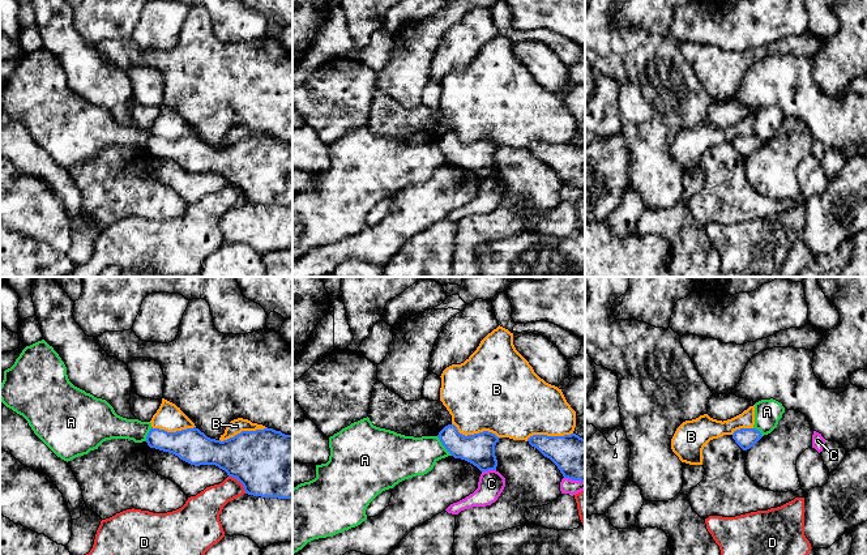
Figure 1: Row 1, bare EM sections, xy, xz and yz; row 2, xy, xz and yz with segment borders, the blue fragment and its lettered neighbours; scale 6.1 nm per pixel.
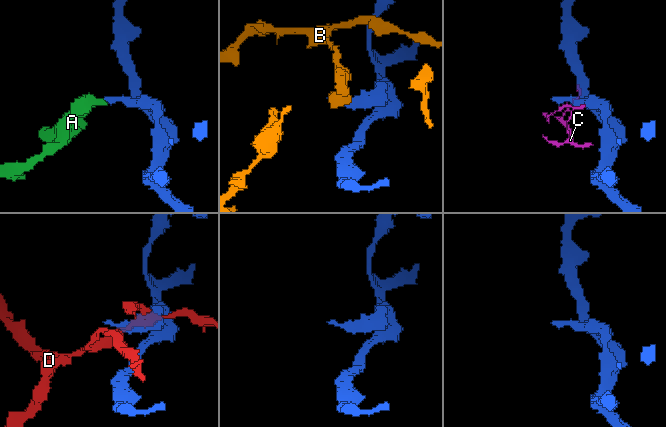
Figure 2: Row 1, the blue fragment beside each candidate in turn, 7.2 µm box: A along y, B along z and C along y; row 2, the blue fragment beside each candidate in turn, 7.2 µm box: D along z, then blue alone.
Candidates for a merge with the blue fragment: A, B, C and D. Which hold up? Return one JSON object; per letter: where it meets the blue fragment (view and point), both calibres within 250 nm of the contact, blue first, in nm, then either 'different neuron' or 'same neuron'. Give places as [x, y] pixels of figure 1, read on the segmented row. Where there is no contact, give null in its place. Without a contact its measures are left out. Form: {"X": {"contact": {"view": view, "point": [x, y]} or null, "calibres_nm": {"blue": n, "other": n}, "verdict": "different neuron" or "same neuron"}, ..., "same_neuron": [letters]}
{"A": {"contact": {"view": "xz", "point": [443, 444]}, "calibres_nm": {"blue": 190, "other": 260}, "verdict": "different neuron"}, "B": {"contact": {"view": "xz", "point": [475, 434]}, "calibres_nm": {"blue": 190, "other": 440}, "verdict": "different neuron"}, "C": {"contact": {"view": "xz", "point": [488, 469]}, "calibres_nm": {"blue": 190, "other": 160}, "verdict": "different neuron"}, "D": {"contact": {"view": "xy", "point": [239, 481]}, "calibres_nm": {"blue": 420, "other": 180}, "verdict": "different neuron"}, "same_neuron": []}

